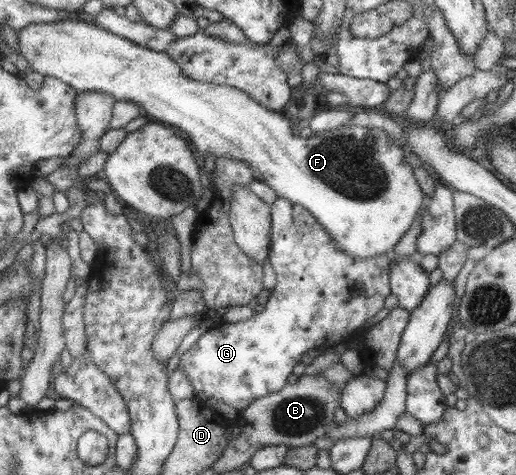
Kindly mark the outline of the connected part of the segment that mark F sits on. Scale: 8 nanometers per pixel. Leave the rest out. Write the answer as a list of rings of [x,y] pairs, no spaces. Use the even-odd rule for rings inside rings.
[[[72,18],[63,20],[57,20],[47,23],[34,23],[24,25],[21,29],[16,30],[17,35],[17,55],[20,55],[29,64],[30,70],[36,71],[44,76],[55,77],[70,85],[77,92],[82,91],[102,91],[108,93],[115,101],[127,100],[135,102],[140,108],[143,108],[145,113],[151,115],[153,119],[157,119],[157,122],[167,123],[167,125],[175,125],[179,134],[188,135],[195,146],[196,154],[202,155],[203,158],[207,156],[213,156],[215,159],[219,157],[227,157],[227,159],[235,159],[235,161],[243,161],[247,163],[247,167],[251,169],[254,179],[259,179],[263,183],[267,183],[275,195],[279,195],[281,199],[285,201],[291,201],[291,203],[301,205],[303,209],[307,209],[315,221],[329,233],[329,237],[336,241],[338,248],[348,253],[354,258],[368,258],[377,256],[379,254],[388,254],[394,245],[401,240],[401,237],[407,232],[407,229],[411,226],[411,223],[415,221],[417,212],[421,209],[423,193],[417,185],[417,181],[413,175],[413,169],[411,165],[403,159],[403,151],[397,144],[393,144],[389,140],[389,136],[383,132],[380,128],[364,128],[363,130],[358,126],[348,127],[347,125],[339,126],[329,131],[323,131],[311,135],[309,137],[300,137],[295,135],[290,130],[289,120],[284,116],[282,111],[271,111],[265,109],[262,105],[259,105],[255,100],[248,96],[248,93],[241,91],[235,87],[229,87],[228,85],[219,85],[218,83],[209,83],[208,81],[195,81],[185,77],[179,66],[163,51],[156,52],[151,49],[135,45],[131,41],[127,41],[124,37],[119,37],[109,30],[105,31],[100,27],[97,27],[94,23],[86,23],[85,21],[79,21]]]

